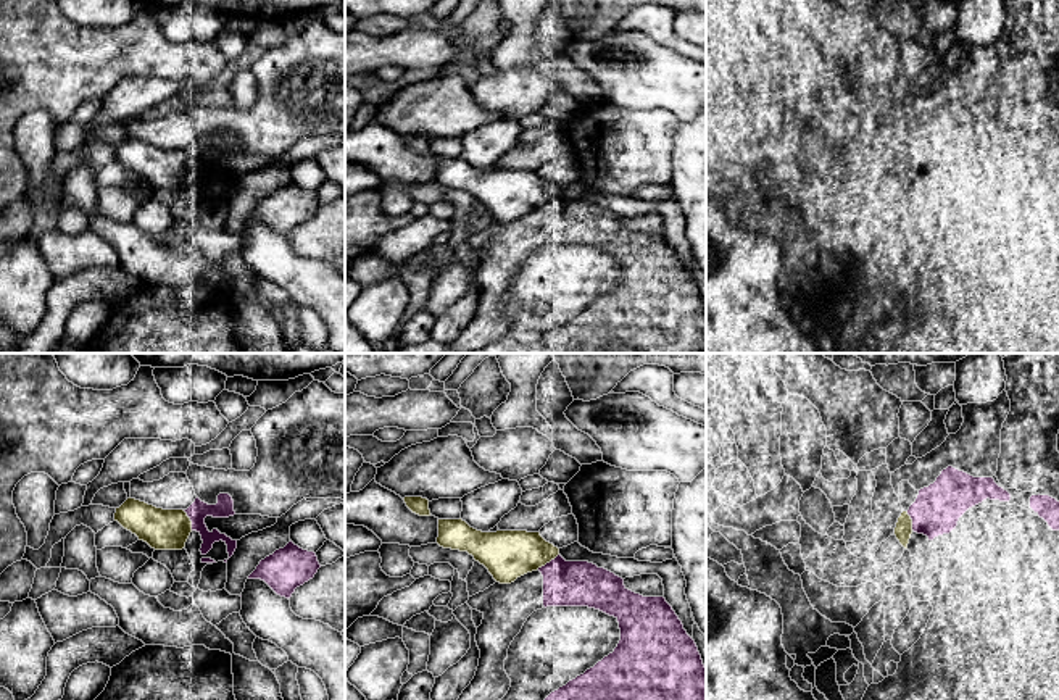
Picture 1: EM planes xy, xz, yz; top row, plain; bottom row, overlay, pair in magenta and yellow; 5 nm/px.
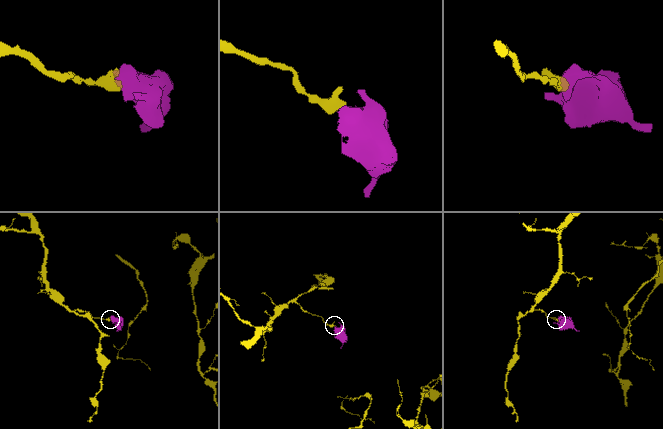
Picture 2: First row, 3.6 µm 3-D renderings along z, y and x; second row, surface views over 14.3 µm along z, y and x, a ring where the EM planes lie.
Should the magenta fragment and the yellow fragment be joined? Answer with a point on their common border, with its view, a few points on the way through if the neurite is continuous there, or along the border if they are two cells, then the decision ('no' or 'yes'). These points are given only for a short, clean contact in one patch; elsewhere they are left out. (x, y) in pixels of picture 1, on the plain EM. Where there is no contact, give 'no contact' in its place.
contact xz (547, 202); no

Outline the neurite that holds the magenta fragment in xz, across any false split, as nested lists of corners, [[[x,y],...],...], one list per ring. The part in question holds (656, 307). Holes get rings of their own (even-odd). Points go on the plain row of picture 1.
[[[558,194],[511,223],[495,221],[469,235],[467,244],[484,253],[476,273],[480,297],[474,318],[451,344],[430,339],[417,345],[400,345],[395,353],[446,353],[448,348],[472,353],[501,339],[511,326],[505,310],[508,287],[527,256],[543,245],[595,247],[614,255],[621,268],[613,292],[545,337],[554,353],[611,353],[622,345],[638,353],[706,353],[706,305],[672,245],[664,235],[643,235],[629,229],[622,216],[604,206],[588,200],[566,200]]]

